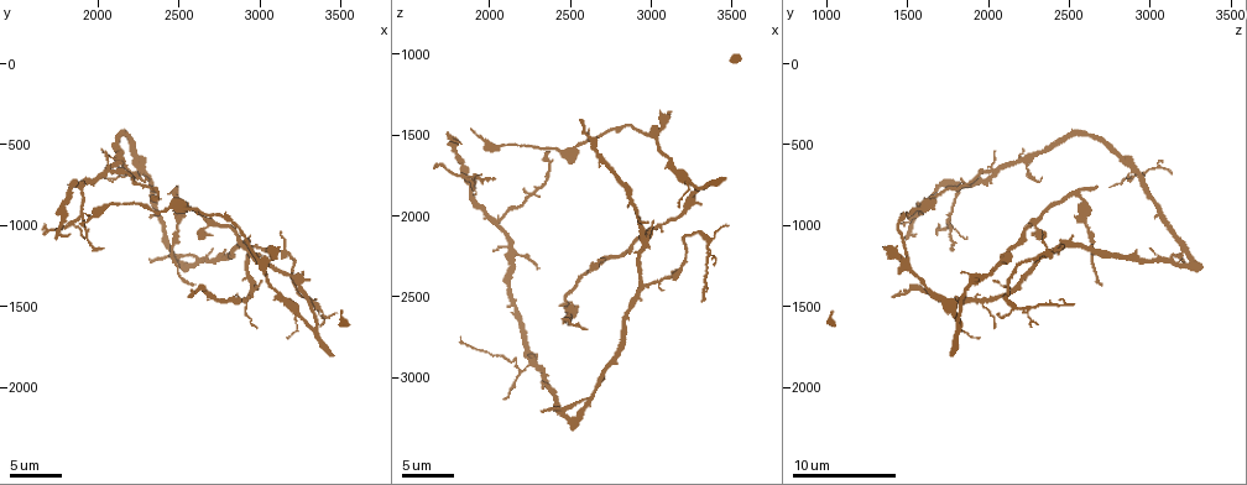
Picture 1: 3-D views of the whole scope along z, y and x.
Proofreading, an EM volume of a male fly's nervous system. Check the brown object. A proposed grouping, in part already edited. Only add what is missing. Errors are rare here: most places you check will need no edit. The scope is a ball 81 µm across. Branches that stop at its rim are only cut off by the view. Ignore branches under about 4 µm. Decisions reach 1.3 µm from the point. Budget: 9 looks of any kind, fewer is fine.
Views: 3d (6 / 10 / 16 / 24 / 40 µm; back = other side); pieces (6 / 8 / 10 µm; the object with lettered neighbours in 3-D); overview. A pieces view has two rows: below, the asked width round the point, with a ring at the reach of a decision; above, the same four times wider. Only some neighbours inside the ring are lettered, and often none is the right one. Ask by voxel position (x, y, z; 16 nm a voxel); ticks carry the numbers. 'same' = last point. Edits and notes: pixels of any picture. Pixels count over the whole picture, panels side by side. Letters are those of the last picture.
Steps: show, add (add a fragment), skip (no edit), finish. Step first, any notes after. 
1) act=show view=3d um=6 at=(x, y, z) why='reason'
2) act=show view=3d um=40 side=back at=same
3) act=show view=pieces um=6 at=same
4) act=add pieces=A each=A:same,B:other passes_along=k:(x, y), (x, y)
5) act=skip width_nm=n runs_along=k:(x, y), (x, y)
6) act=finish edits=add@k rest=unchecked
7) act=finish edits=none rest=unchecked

act=show view=pieces um=10 at=(2640, 1060, 2320) why='branch stops here'

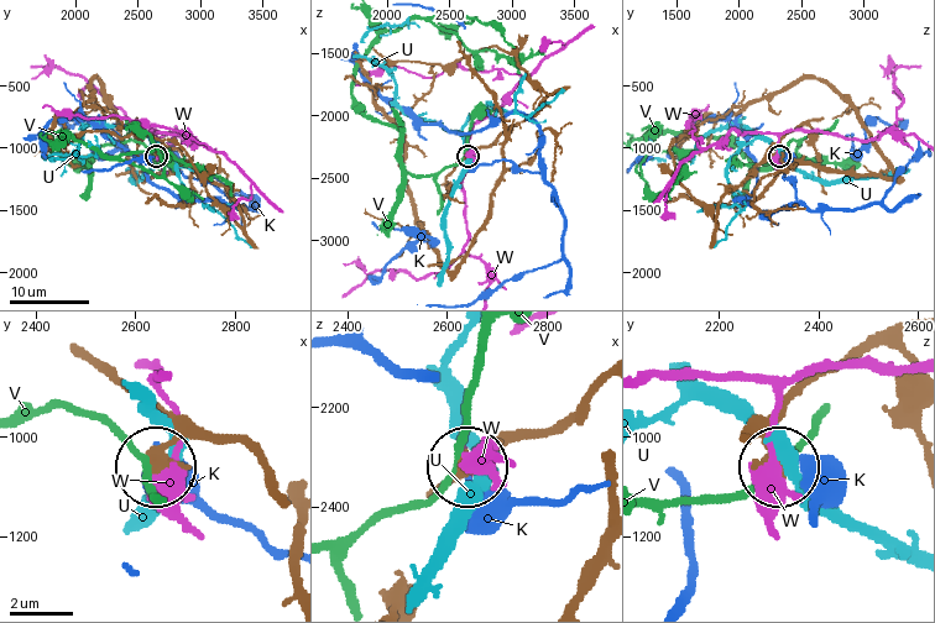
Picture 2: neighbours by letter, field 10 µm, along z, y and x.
act=skip each=K:other,U:other,V:other,W:other found='none of them fits'

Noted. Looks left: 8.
act=show view=3d um=6 at=(3000, 1360, 2040) why='tapers out'

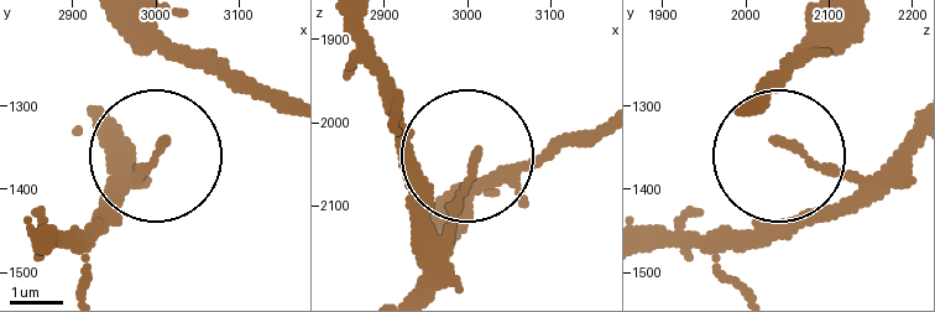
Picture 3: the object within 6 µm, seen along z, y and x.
act=show view=pieces um=6 at=(3010, 1345, 2040)

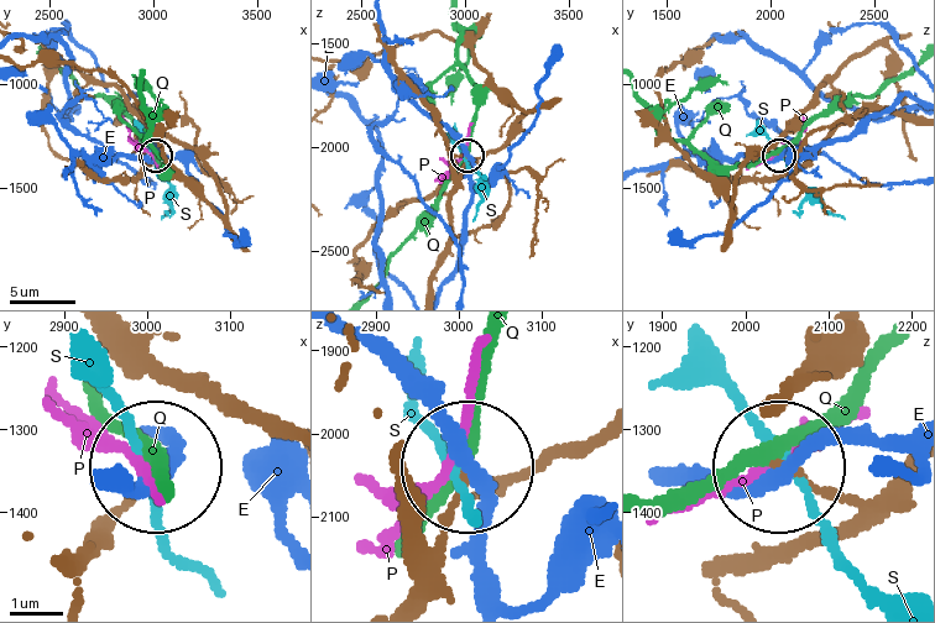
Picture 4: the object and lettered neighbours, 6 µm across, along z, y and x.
act=skip width_nm=120 each=E:other,P:other,Q:other,S:other found='no lettered fragment goes on from it'

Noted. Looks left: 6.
act=show view=3d um=6 at=(3120, 1060, 2340)

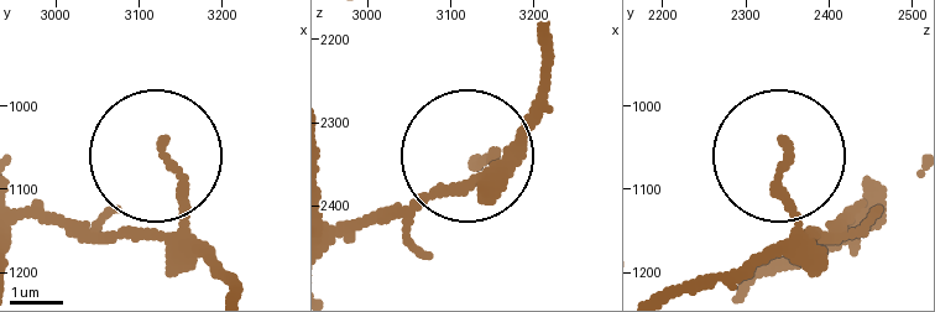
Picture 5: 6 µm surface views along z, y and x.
act=show view=pieces um=6 at=(3130, 1050, 2345) why='see the neighbours'

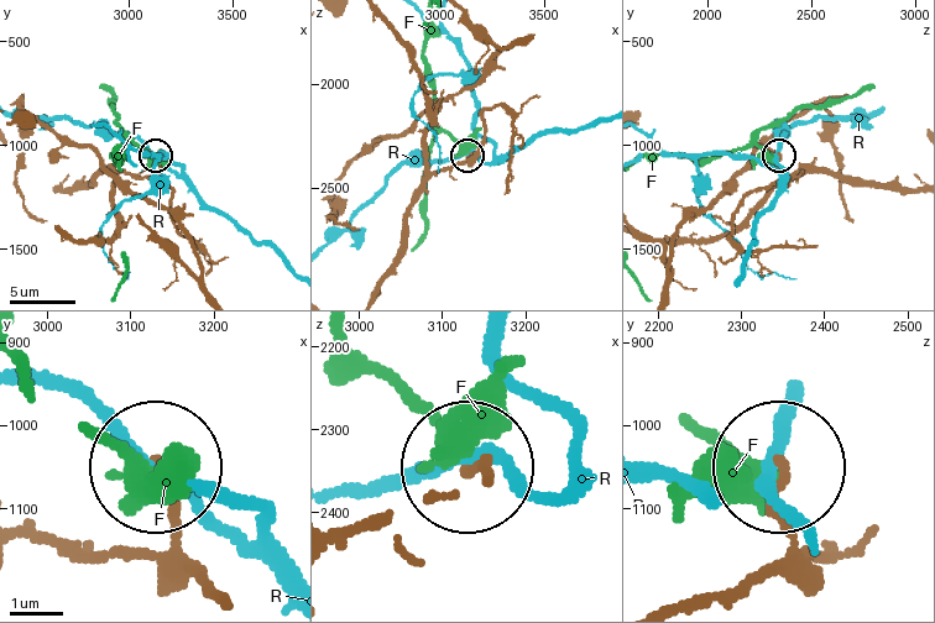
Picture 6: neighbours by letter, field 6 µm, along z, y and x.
act=skip width_nm=120 each=F:other,R:other found='no lettered fragment goes on from it'

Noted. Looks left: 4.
act=show view=3d um=10 at=(3340, 1480, 2500) why='branch stops here'

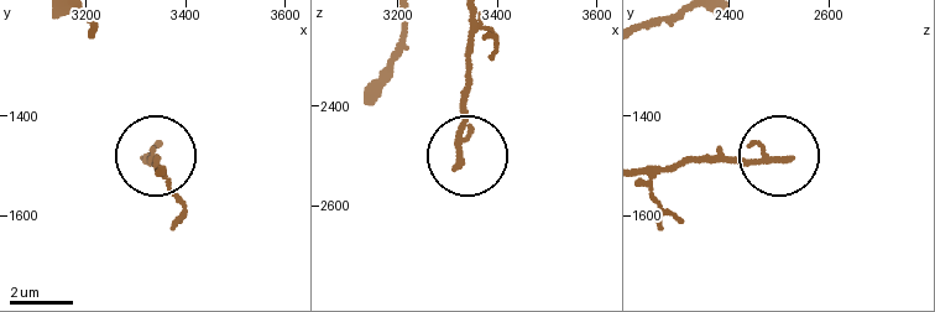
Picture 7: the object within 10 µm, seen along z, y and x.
act=show view=pieces um=8 at=(3320, 1490, 2520)

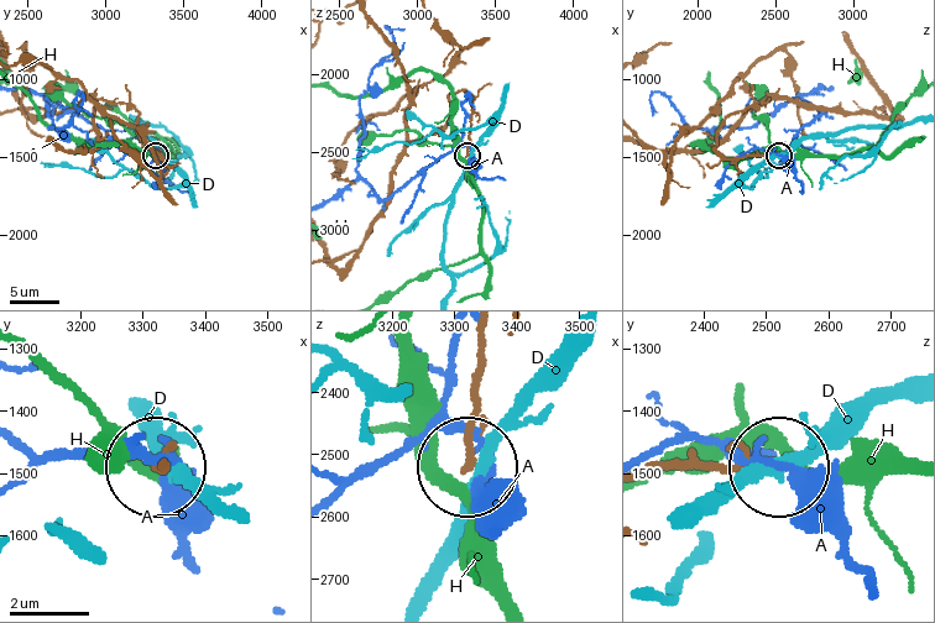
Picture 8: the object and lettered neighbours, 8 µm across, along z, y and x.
act=skip width_nm=120 each=A:other,D:other,H:other runs_along=8:(644, 472), (771, 465) found='none of them fits'

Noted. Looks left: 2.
act=finish edits=none rest=unchecked

